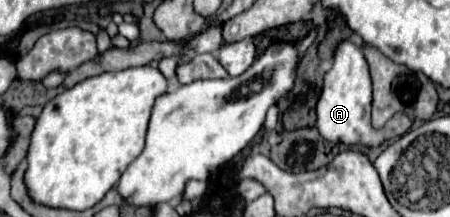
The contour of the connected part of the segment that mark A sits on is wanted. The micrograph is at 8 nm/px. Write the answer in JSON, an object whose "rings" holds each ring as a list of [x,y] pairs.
{"rings":[[[340,41],[334,53],[334,65],[324,75],[324,87],[316,105],[316,127],[330,143],[344,145],[380,145],[386,139],[402,137],[412,127],[412,119],[404,113],[394,115],[382,129],[374,129],[371,125],[372,81],[368,73],[368,63],[364,53],[352,41]]]}

